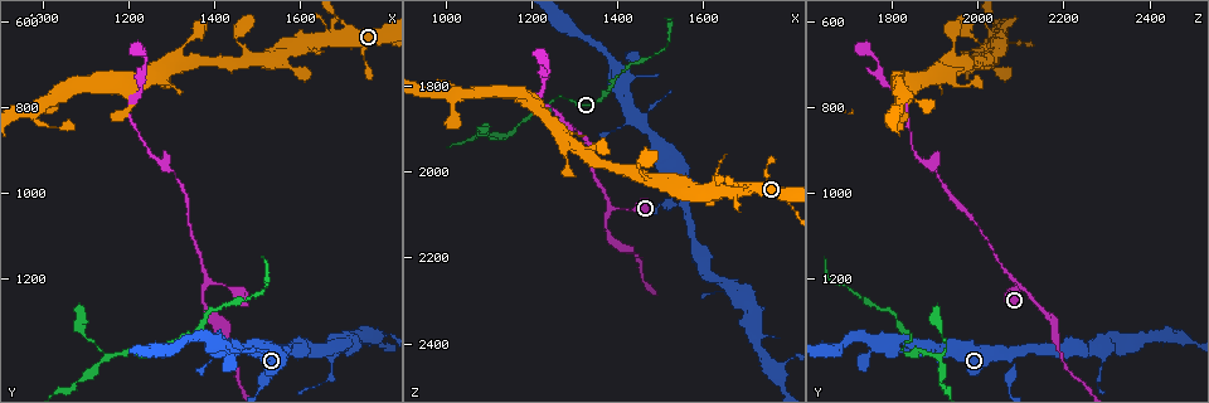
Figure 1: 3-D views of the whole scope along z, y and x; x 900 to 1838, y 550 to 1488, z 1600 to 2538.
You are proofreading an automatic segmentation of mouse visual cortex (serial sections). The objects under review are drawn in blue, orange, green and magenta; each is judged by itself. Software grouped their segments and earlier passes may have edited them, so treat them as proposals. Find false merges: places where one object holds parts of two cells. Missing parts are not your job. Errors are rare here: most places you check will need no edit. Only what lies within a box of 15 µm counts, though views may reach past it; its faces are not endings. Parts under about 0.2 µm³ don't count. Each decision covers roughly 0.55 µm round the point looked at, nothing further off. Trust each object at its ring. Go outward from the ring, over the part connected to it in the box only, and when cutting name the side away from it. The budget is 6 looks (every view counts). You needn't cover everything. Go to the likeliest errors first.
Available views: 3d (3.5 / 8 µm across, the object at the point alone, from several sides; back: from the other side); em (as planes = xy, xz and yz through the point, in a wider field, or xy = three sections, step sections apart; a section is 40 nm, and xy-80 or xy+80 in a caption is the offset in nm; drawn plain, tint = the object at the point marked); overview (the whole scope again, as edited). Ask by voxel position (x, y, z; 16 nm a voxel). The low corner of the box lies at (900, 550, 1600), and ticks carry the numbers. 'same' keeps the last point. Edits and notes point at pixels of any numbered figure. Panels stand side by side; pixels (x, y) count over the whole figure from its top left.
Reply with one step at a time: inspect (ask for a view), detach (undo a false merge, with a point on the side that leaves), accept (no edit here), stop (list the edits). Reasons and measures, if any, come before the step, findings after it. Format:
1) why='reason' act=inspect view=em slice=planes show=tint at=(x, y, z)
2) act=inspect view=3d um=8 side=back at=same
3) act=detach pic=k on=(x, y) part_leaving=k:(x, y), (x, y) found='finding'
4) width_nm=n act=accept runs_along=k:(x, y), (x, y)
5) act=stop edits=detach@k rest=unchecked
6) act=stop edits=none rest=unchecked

why='abrupt turn' act=inspect view=3d um=3.5 at=(1385, 1205, 2090)

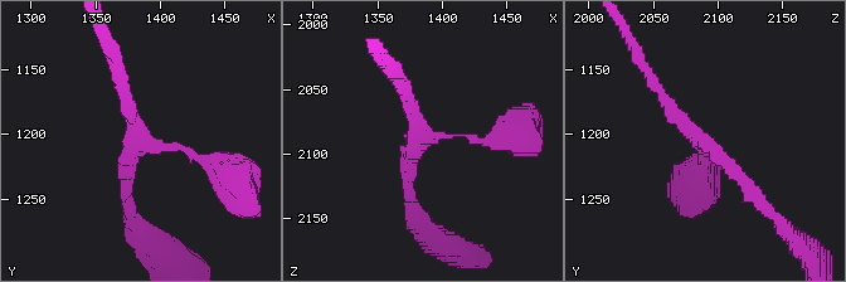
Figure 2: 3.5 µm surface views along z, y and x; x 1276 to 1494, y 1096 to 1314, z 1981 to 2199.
act=inspect view=em slice=xy step=2 show=tint at=(1390, 1208, 2086)

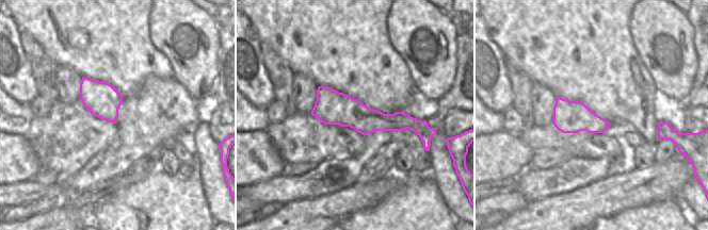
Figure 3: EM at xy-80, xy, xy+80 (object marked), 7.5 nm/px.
act=accept runs_along=3:(319, 92), (365, 120), (425, 127) found='one cell here'

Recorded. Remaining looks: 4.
why='narrows sharply' act=inspect view=3d um=3.5 at=(1230, 875, 1845)

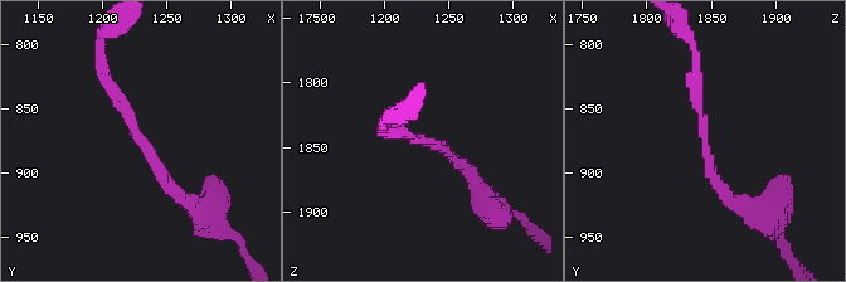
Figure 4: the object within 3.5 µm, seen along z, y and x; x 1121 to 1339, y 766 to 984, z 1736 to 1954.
why='need the tissue' act=inspect view=em slice=xy step=1 show=tint at=(1228, 874, 1842)

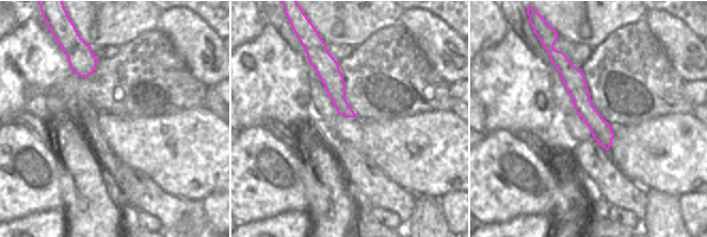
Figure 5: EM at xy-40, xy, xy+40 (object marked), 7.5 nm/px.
width_nm=140 act=accept runs_along=4:(185, 203), (161, 180), (103, 64) found='all the same cell'

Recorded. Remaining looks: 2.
why='narrows sharply' act=inspect view=3d um=3.5 at=(1560, 1370, 2070)

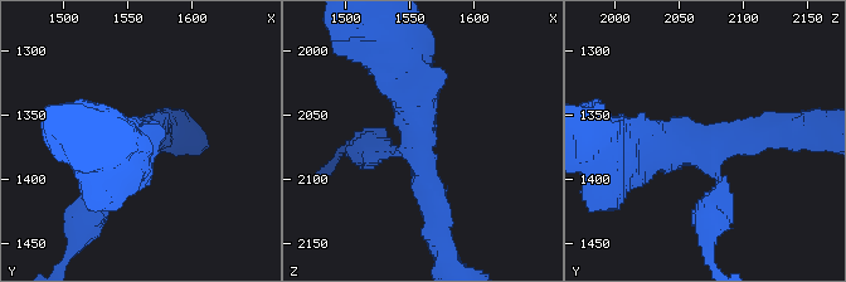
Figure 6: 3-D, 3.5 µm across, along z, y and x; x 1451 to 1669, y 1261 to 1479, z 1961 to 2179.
arms=3 arm_widths_nm=150,300,600 act=inspect view=em slice=xy step=1 show=tint at=(1556, 1374, 2068)

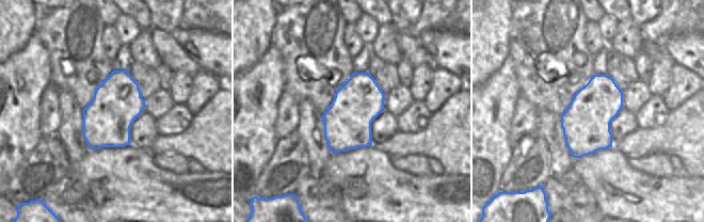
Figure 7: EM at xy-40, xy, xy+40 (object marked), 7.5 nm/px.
act=accept runs_along=6:(402, 58), (436, 217) found='all the same cell'

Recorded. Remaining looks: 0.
act=stop edits=none rest=unchecked

